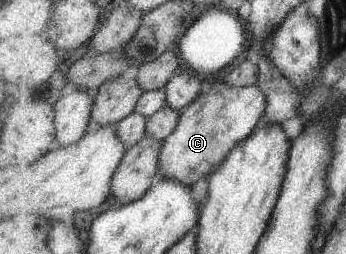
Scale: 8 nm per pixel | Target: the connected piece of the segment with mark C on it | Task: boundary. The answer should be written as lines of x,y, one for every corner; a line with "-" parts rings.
224,81
222,84
214,82
208,92
181,111
176,130
163,140
159,172
163,171
167,179
192,187
224,164
234,147
252,135
254,128
262,124
267,106
266,94
257,85
233,87

